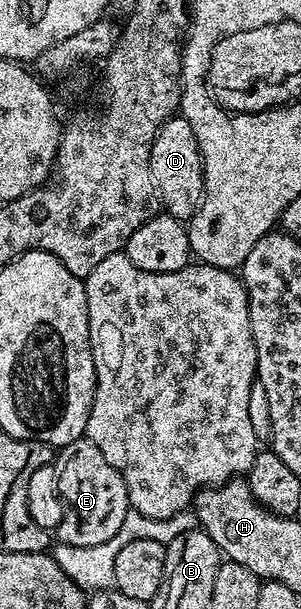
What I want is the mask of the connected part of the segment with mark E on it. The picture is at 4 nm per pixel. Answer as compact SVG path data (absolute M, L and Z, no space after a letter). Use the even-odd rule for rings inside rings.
M87 439L60 446L51 469L57 472L57 493L61 496L61 522L57 533L55 529L56 540L71 547L106 543L119 531L131 509L123 475L119 475L119 471L103 459L103 451Z

